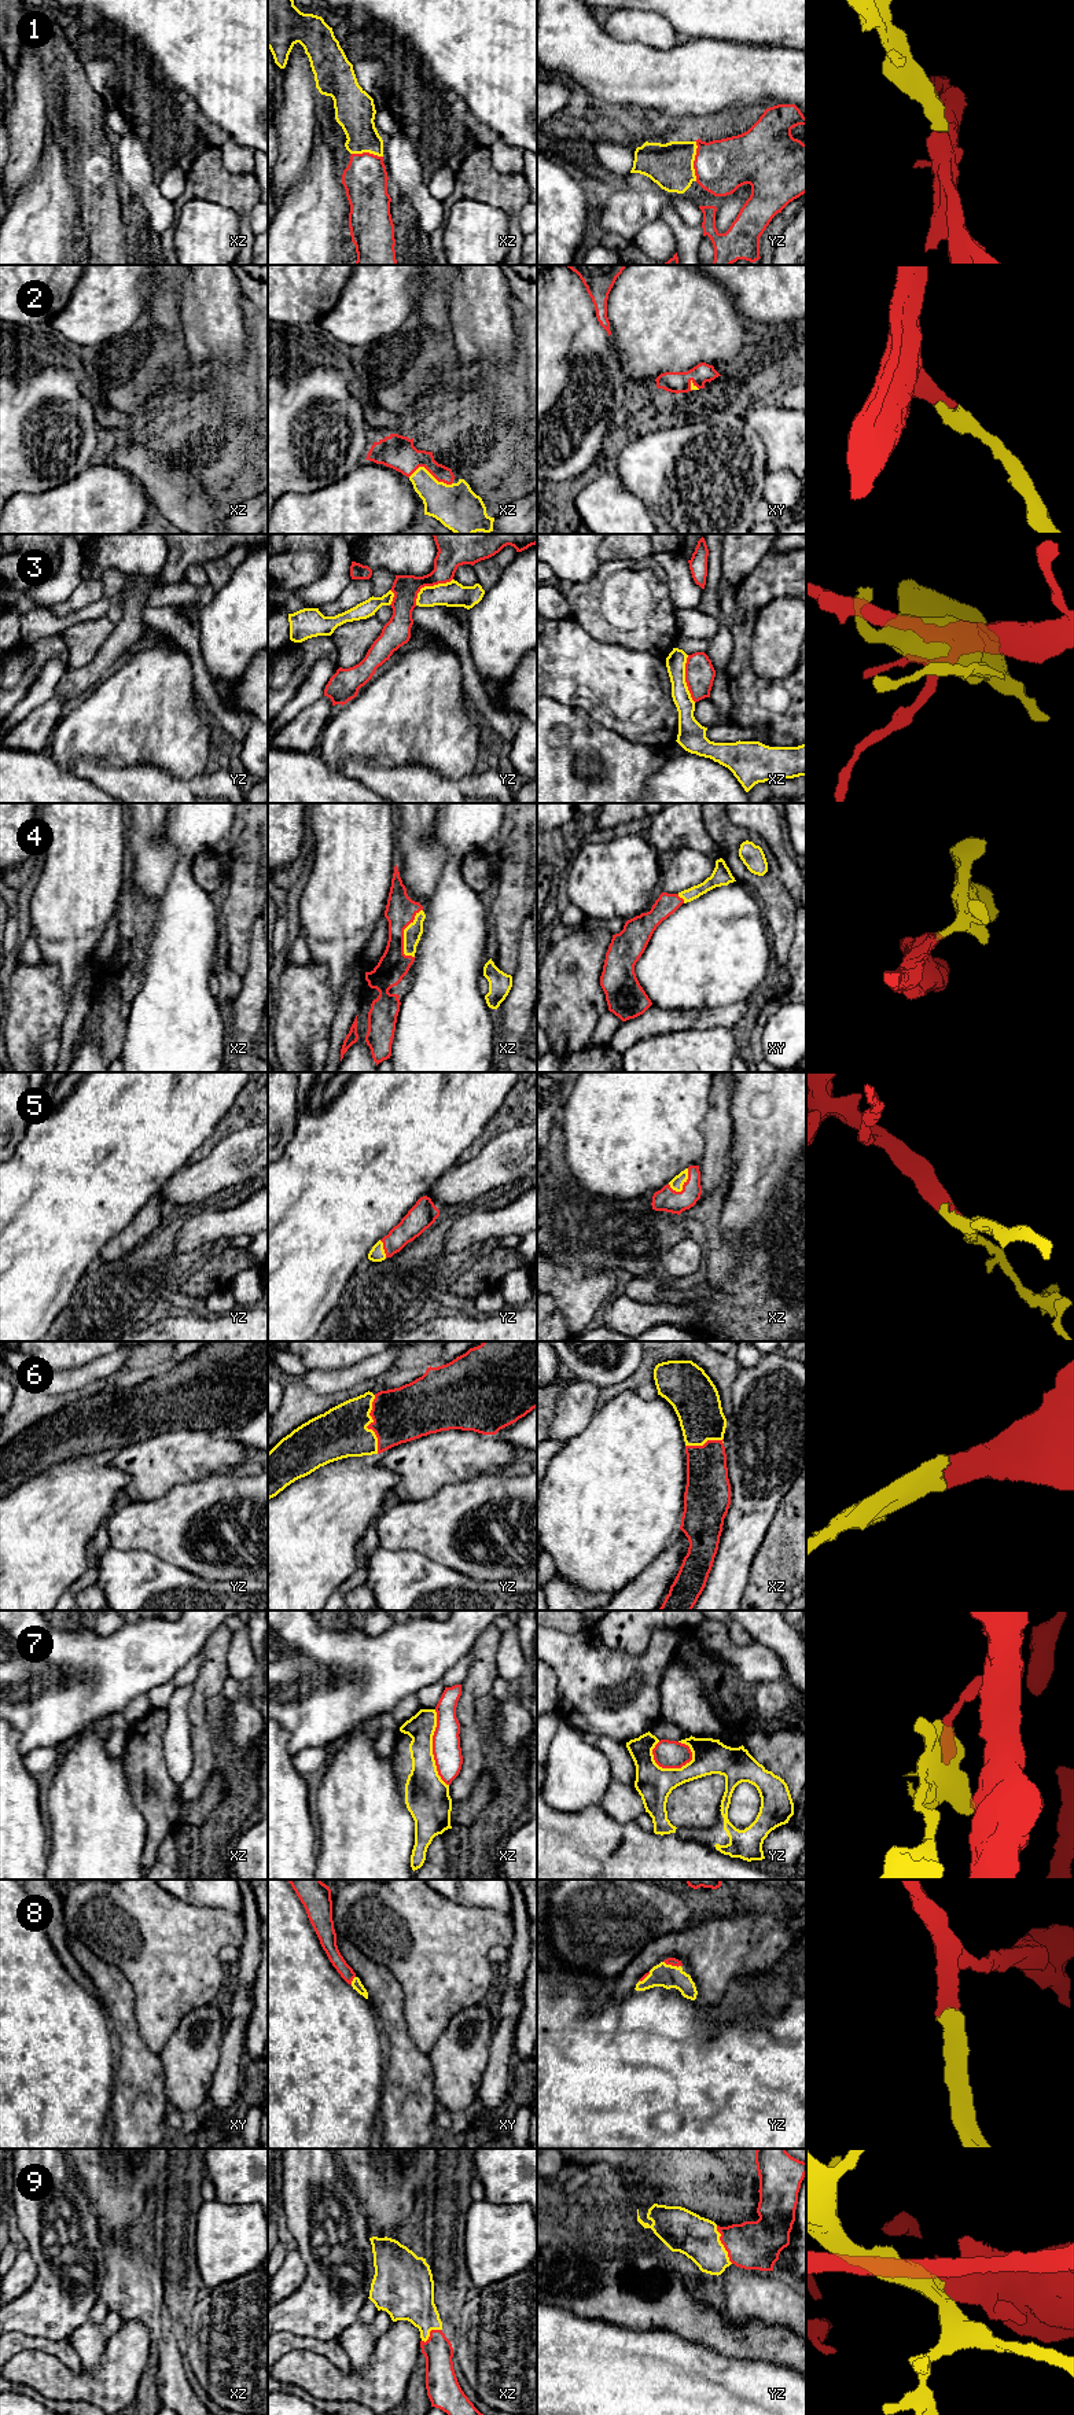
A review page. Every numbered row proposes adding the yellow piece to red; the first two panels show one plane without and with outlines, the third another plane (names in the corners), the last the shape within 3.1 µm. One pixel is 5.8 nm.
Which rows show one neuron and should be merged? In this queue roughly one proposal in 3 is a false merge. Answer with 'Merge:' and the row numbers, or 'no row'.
Merge: 1, 2, 4, 5, 6, 8, 9

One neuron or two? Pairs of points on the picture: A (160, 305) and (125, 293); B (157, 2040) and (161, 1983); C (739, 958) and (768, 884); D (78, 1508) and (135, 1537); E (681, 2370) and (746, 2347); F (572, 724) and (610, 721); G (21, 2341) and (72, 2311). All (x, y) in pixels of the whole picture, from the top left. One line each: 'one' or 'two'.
A: two
B: one
C: two
D: two
E: two
F: two
G: two

